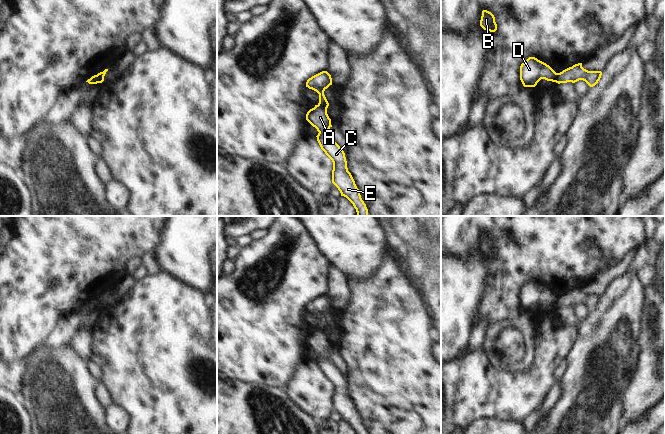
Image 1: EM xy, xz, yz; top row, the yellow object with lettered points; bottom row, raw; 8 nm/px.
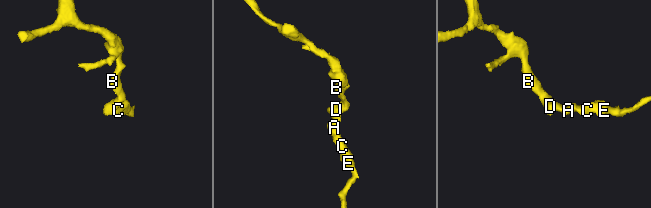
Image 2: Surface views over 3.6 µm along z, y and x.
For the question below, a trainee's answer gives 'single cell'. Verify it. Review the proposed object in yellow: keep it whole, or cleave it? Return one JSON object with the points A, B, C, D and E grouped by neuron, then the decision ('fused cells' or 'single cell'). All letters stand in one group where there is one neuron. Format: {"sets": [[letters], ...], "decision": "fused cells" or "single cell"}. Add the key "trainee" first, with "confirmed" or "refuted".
{"trainee": "refuted", "sets": [["A", "C", "E"], ["B", "D"]], "decision": "fused cells"}

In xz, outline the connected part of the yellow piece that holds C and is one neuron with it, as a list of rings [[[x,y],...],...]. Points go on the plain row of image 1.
[[[315,329],[307,336],[306,344],[319,356],[316,360],[317,365],[321,373],[333,386],[332,407],[338,412],[341,420],[346,421],[356,434],[368,434],[351,397],[348,395],[344,375],[328,357],[332,349],[327,333]]]

